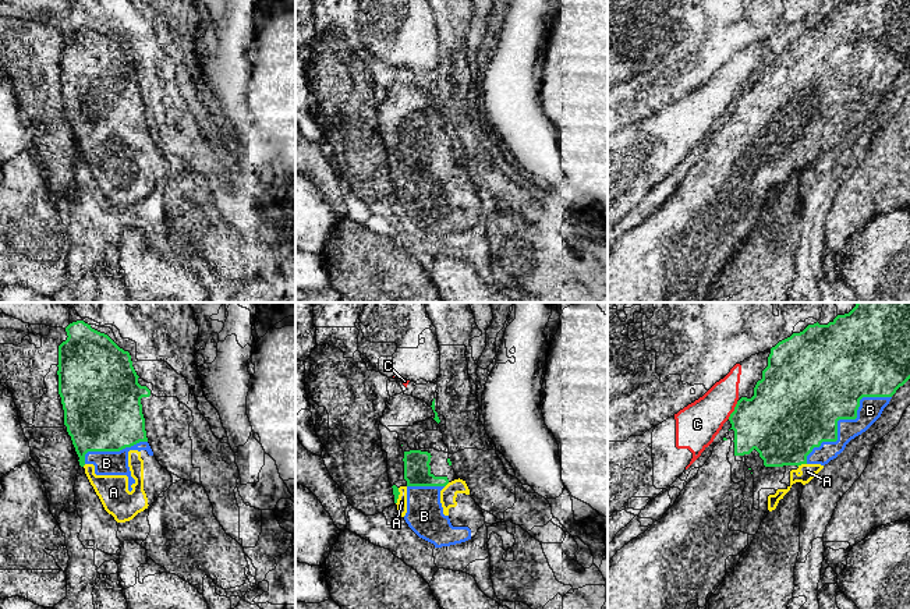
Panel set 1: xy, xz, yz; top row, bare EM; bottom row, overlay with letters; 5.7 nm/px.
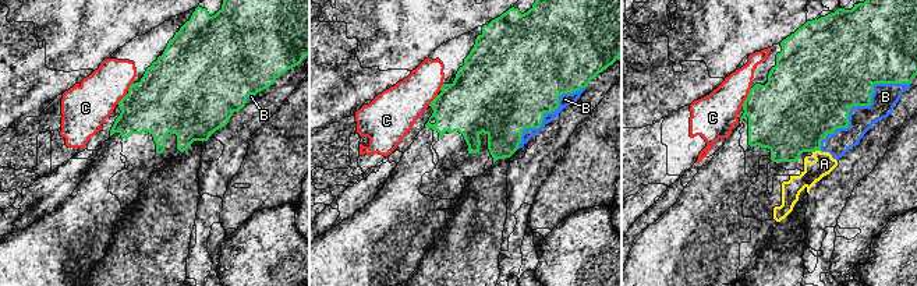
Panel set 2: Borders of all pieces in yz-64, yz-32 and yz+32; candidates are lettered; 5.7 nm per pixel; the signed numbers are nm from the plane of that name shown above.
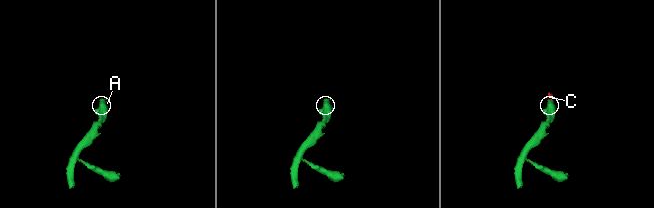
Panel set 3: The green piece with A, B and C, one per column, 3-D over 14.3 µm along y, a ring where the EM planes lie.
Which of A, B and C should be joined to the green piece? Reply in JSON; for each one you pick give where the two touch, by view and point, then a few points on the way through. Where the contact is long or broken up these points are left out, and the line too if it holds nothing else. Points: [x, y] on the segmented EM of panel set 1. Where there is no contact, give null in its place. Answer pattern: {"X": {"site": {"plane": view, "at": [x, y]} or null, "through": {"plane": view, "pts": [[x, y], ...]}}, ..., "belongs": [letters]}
{"A": {"site": {"plane": "yz", "at": [801, 463]}}, "B": {"site": {"plane": "yz", "at": [842, 418]}}, "belongs": ["A", "B"]}

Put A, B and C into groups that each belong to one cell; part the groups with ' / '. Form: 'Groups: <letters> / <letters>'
Groups: A B / C

